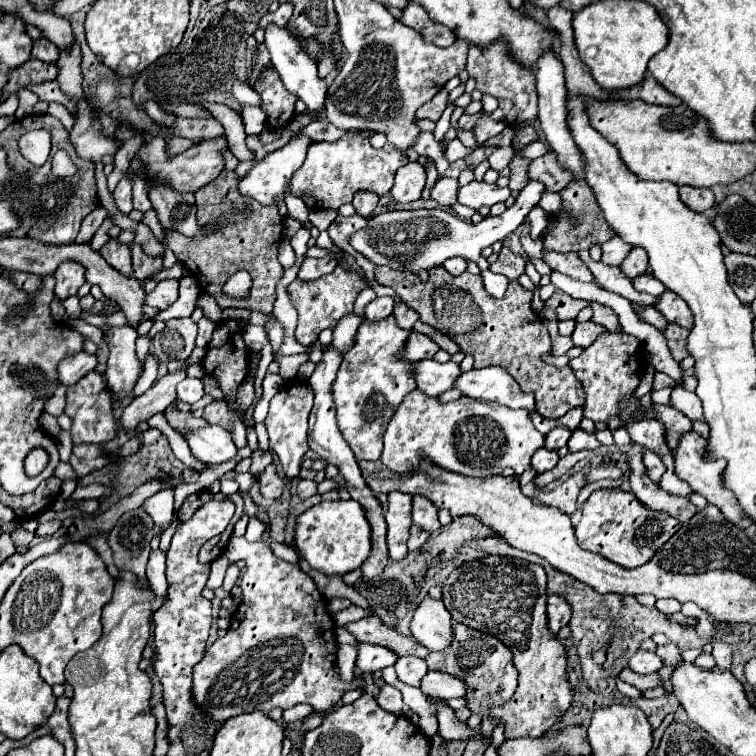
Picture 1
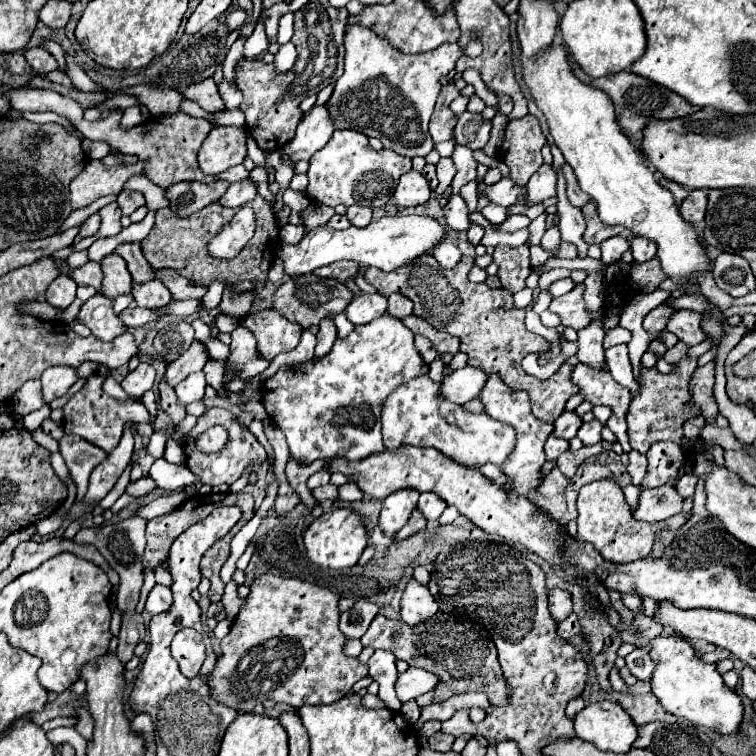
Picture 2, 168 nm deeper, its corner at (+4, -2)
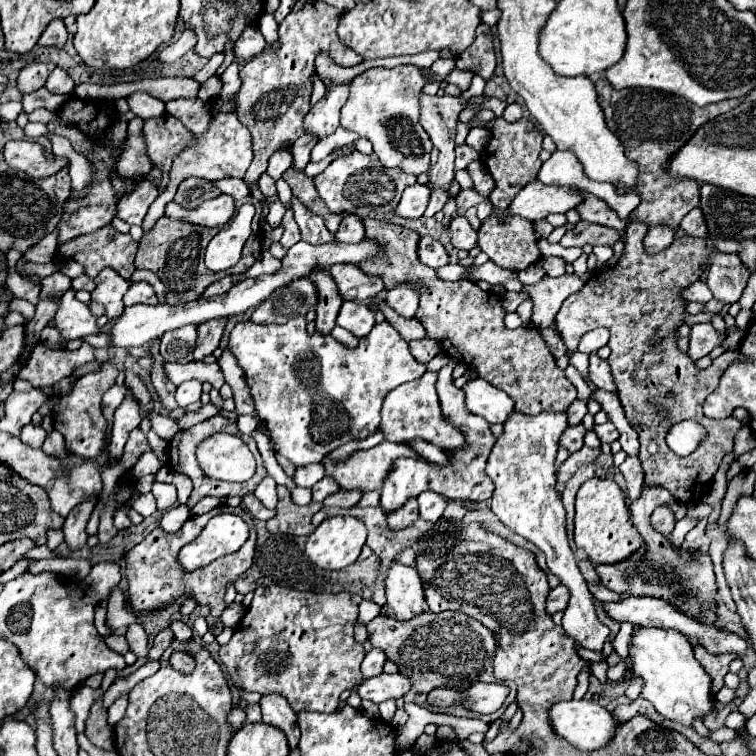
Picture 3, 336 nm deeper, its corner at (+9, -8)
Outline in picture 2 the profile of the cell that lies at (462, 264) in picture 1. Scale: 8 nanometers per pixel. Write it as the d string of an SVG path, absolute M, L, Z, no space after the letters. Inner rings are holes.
M443 240L443 244L439 244L439 248L435 248L433 256L443 268L455 268L459 264L459 260L461 260L459 248L449 240Z

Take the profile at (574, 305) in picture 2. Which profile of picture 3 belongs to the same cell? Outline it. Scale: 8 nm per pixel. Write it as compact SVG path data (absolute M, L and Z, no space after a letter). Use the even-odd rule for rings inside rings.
M630 222L628 224L626 250L624 250L622 258L618 260L618 264L612 270L602 270L602 272L594 274L584 284L584 288L580 292L568 296L562 302L562 308L556 316L556 324L558 324L558 334L562 336L566 348L572 352L577 351L581 337L590 330L600 328L600 326L610 330L608 346L612 348L612 354L608 358L608 364L612 366L612 374L614 374L614 380L618 386L618 396L620 396L621 405L624 406L626 418L628 418L630 426L640 436L638 458L640 458L642 468L644 468L646 486L666 488L678 502L690 504L690 502L698 502L702 498L704 490L708 488L706 484L716 474L722 458L732 452L734 436L742 426L740 420L736 420L736 418L726 418L726 420L706 418L702 412L702 404L704 404L706 396L718 388L718 380L724 374L724 370L734 362L742 362L744 354L740 354L738 348L728 350L724 356L716 358L708 370L698 370L696 364L690 360L690 356L678 350L676 332L684 324L684 316L686 316L686 300L682 298L682 290L692 286L696 280L700 280L704 264L714 254L714 248L708 246L706 240L702 240L702 238L680 236L666 250L662 250L658 254L646 254L644 246L642 246L646 232L648 232L648 226L644 222ZM682 420L696 420L696 422L704 424L708 430L706 442L696 452L692 452L688 458L680 458L666 444L668 430L676 422L682 422Z

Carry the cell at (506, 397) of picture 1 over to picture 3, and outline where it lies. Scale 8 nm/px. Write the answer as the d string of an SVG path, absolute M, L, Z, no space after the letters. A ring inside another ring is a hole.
M544 410L536 416L526 416L514 412L506 424L504 434L496 440L492 454L488 458L486 474L496 484L492 496L492 512L514 532L536 544L544 556L552 574L560 578L562 584L570 588L570 602L562 620L562 628L570 634L582 648L600 652L610 630L602 626L596 618L592 606L592 594L584 576L578 570L578 562L570 550L566 538L566 510L562 506L560 494L556 492L556 452L562 432L568 428L566 412Z

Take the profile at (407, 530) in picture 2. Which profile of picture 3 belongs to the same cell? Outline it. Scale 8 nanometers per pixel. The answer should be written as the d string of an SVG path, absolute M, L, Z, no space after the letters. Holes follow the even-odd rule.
M410 498L404 506L400 506L398 510L392 510L386 514L390 526L394 526L394 530L402 530L406 526L412 526L412 522L418 518L418 502L416 498Z

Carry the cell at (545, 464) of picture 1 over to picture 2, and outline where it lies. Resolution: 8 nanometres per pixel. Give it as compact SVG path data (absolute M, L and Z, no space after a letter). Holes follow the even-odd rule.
M549 436L547 442L545 442L545 448L543 448L545 458L547 458L547 460L557 460L557 458L567 450L567 446L569 446L569 444L567 444L565 440L559 440L559 438Z

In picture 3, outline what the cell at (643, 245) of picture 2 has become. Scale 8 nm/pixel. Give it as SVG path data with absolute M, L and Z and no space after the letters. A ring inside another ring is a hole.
M652 226L644 238L644 248L650 254L660 252L674 242L674 236L676 236L676 228L672 226Z

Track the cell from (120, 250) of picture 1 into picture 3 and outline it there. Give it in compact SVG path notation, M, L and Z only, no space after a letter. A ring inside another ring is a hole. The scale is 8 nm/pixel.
M106 268L102 270L98 276L96 276L96 290L92 292L92 300L94 302L100 302L104 304L106 308L106 316L112 320L112 318L118 318L124 310L124 302L122 302L122 296L126 294L130 282L124 280L120 274L116 274L114 270Z

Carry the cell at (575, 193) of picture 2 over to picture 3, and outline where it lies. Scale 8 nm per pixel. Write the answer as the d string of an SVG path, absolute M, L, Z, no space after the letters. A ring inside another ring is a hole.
M580 192L580 194L586 194L586 202L582 202L582 206L578 206L582 220L602 224L602 226L608 226L608 228L614 228L614 230L626 230L630 218L620 220L618 214L604 200L600 200L600 198L596 198L588 192Z

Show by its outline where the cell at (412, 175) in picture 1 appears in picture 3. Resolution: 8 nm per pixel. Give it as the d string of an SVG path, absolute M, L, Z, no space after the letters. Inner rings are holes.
M422 184L408 186L402 194L398 208L396 208L396 214L402 218L420 218L428 206L430 192L432 190L428 186L422 186Z

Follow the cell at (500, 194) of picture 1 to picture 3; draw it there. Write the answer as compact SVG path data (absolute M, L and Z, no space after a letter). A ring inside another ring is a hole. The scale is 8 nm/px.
M536 180L518 192L510 204L510 212L530 220L544 220L548 214L566 214L582 202L584 198L578 190L570 190L568 186L546 186Z

